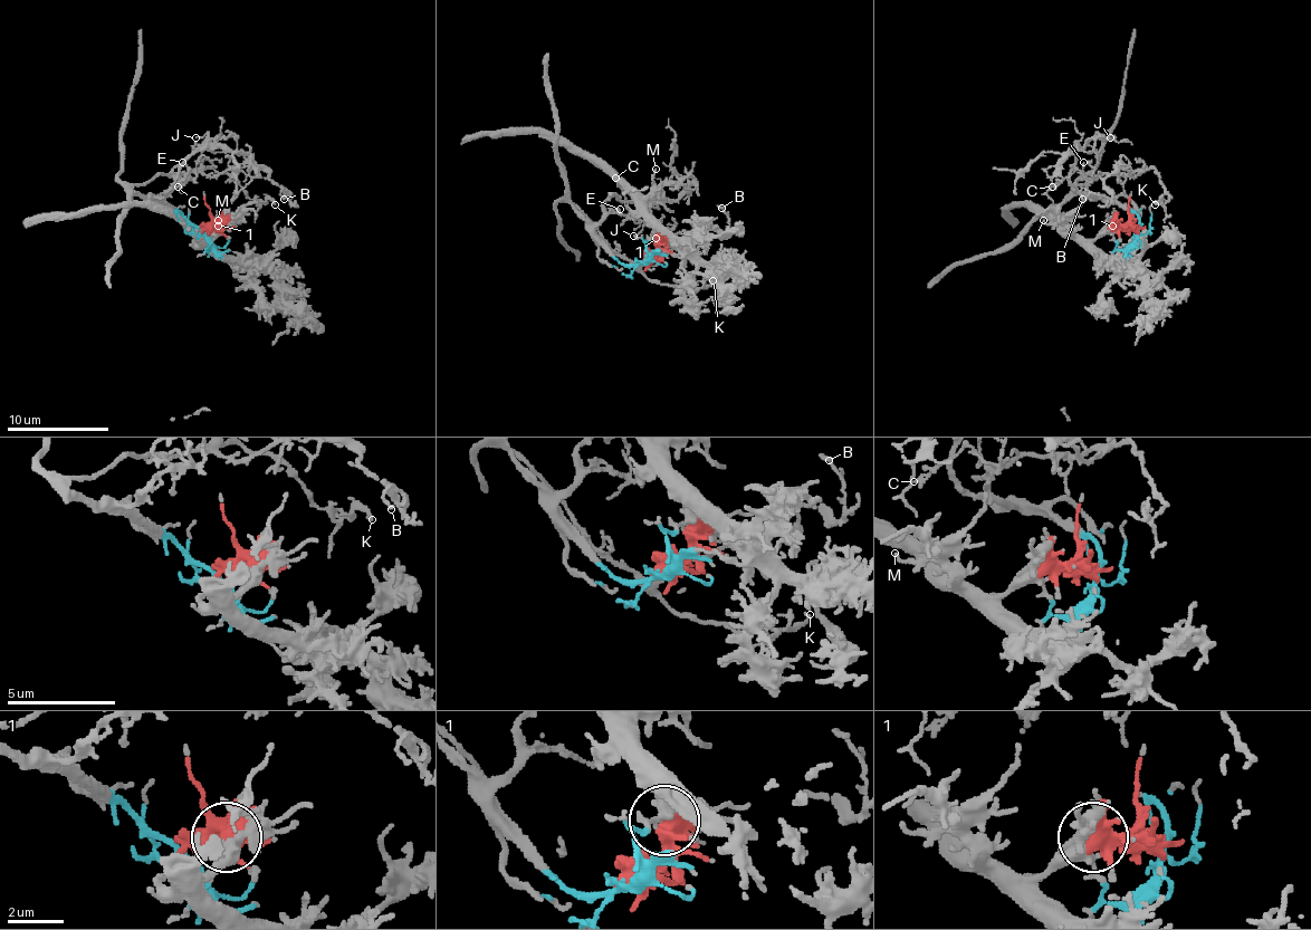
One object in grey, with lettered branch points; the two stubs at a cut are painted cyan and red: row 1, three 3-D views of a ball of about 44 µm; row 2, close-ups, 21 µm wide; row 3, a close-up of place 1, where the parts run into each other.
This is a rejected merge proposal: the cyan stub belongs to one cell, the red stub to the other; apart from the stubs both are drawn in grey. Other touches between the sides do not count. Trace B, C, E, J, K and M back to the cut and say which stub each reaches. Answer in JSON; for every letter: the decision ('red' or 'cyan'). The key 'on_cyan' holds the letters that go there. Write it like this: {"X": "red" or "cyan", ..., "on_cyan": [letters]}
{"B": "cyan", "C": "cyan", "E": "cyan", "J": "cyan", "K": "cyan", "M": "red", "on_cyan": ["B", "C", "E", "J", "K"]}

